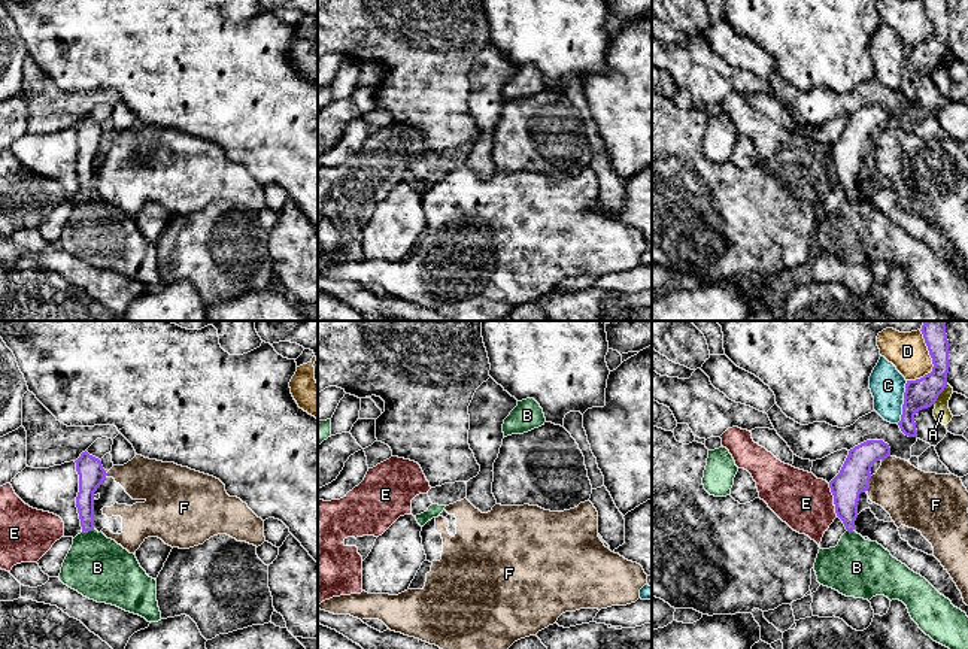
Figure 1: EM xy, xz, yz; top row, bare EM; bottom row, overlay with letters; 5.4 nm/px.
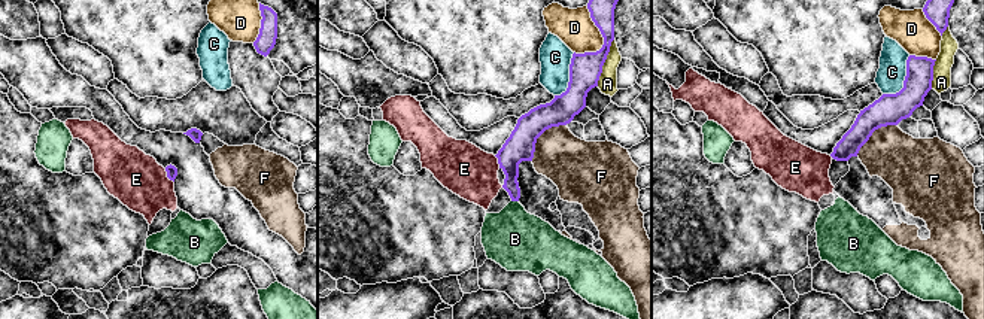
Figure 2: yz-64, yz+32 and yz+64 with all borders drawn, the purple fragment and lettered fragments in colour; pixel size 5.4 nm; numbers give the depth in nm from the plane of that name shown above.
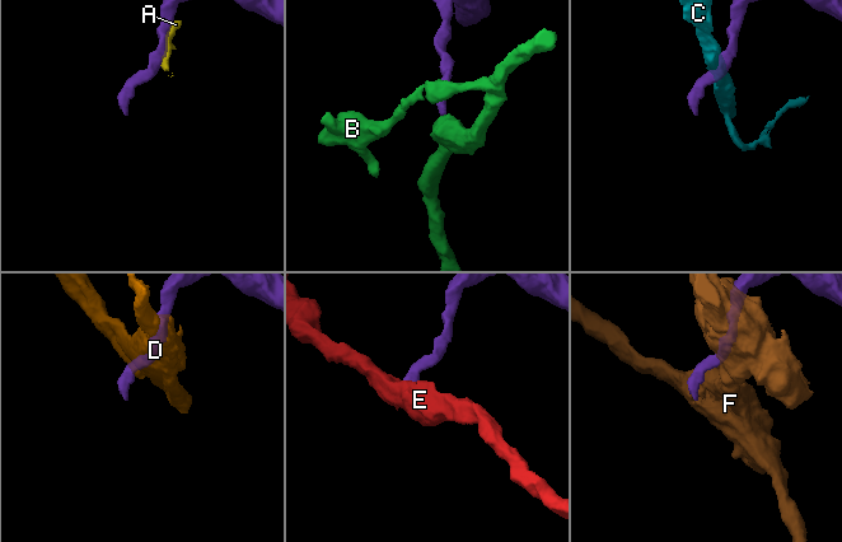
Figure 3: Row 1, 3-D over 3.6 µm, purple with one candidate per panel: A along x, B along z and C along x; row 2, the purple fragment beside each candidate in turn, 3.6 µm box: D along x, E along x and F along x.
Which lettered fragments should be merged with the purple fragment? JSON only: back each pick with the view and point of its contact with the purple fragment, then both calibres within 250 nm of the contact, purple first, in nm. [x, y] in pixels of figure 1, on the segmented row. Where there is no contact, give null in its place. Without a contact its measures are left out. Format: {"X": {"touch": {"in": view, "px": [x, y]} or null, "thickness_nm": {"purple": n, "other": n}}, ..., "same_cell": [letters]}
{"same_cell": []}

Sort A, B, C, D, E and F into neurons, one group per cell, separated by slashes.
A / B / C / D / E / F

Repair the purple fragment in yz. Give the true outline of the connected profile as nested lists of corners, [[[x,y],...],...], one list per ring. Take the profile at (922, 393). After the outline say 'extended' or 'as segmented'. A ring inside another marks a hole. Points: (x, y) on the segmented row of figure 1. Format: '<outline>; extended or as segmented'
[[[925,321],[922,334],[932,358],[932,371],[916,380],[907,380],[901,431],[908,437],[917,437],[914,415],[935,404],[938,395],[947,385],[949,373],[949,340],[946,334],[946,321]]]; as segmented

